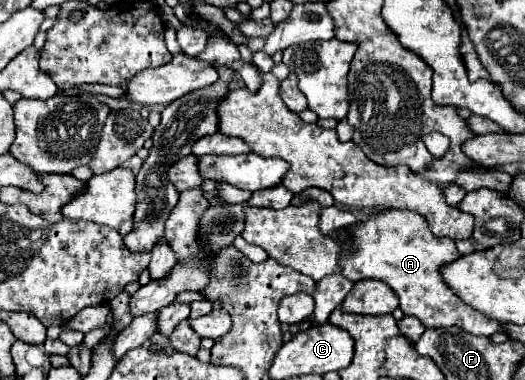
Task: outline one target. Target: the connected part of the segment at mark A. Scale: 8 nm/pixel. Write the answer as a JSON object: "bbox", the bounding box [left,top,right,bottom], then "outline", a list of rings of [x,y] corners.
{"bbox":[338,210,502,336],"outline":[[[384,210],[378,214],[372,214],[366,222],[358,222],[356,226],[352,226],[352,230],[344,232],[344,238],[338,242],[340,246],[340,268],[342,268],[342,276],[346,276],[352,282],[358,280],[380,280],[384,284],[388,284],[396,296],[400,298],[400,308],[406,316],[414,316],[418,318],[426,328],[448,328],[448,326],[460,326],[472,334],[486,334],[492,336],[494,332],[498,332],[502,326],[498,322],[488,320],[486,316],[478,314],[474,308],[470,308],[468,304],[464,304],[442,280],[438,268],[446,262],[452,262],[460,256],[460,252],[456,250],[454,242],[450,238],[436,238],[430,230],[426,220],[410,210]]]}

